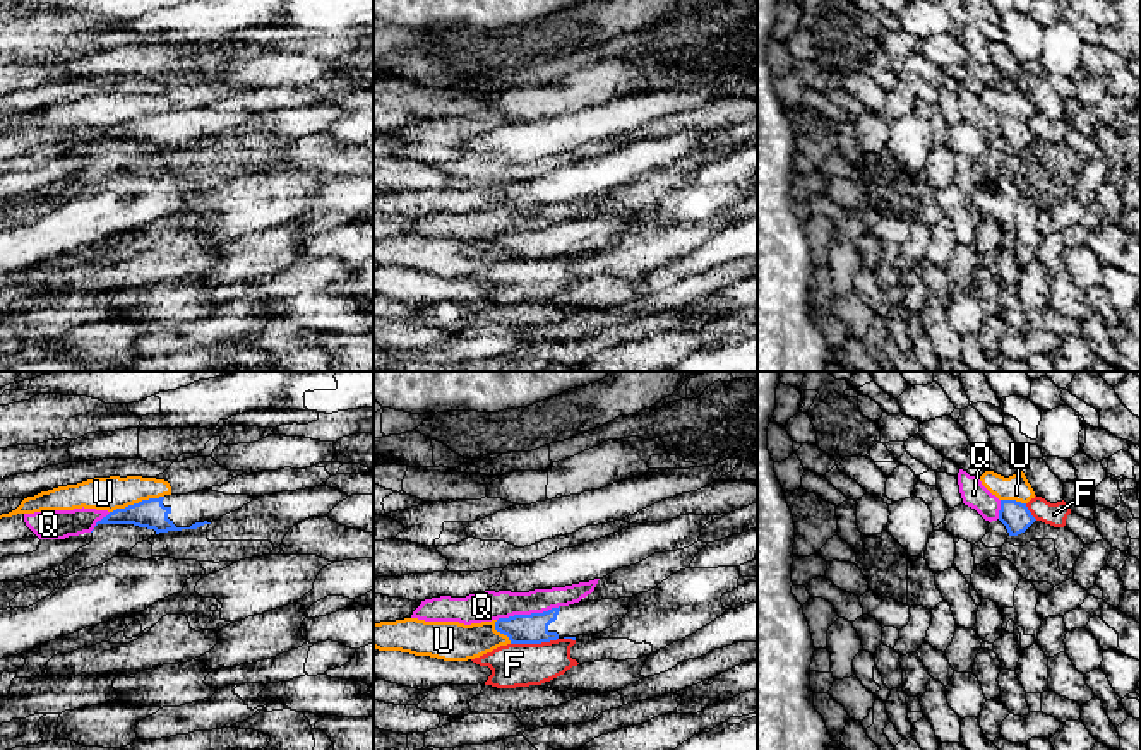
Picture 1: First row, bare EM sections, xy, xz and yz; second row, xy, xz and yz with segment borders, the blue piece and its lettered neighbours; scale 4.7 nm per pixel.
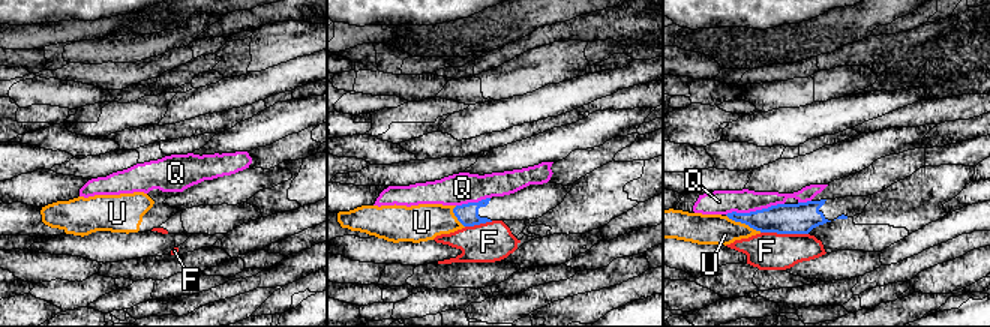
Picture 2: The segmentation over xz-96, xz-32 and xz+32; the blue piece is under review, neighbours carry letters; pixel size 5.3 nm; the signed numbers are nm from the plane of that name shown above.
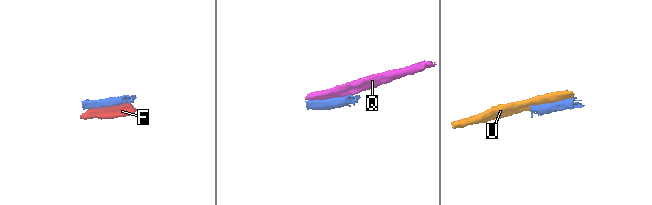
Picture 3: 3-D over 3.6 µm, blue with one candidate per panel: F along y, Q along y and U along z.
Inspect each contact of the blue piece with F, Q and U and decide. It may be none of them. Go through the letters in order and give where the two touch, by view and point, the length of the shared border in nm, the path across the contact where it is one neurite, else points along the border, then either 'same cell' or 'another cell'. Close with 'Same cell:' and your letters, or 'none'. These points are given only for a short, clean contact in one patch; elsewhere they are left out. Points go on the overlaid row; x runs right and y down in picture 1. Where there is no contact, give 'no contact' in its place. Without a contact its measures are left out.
F: xz (533, 642) | 220 nm | another cell
Q: xz (528, 615) | 300 nm | another cell
U: xy (136, 504) | 260 nm | another cell
Same cell: none

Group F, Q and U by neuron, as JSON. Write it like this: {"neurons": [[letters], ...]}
{"neurons": [["F"], ["Q"], ["U"]]}

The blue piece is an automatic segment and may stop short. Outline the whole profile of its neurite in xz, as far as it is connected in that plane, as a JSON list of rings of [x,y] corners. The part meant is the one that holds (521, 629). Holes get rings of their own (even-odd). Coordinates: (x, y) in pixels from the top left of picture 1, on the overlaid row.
[[[630,598],[574,603],[543,613],[499,618],[495,630],[507,635],[511,644],[541,644],[557,639],[594,635],[629,613]]]

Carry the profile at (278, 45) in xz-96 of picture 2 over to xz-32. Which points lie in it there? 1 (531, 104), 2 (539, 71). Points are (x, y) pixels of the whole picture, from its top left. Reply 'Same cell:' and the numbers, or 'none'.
Same cell: 2

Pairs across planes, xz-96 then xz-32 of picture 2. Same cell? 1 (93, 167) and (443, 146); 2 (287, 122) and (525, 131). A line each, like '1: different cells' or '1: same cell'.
1: different cells
2: different cells

